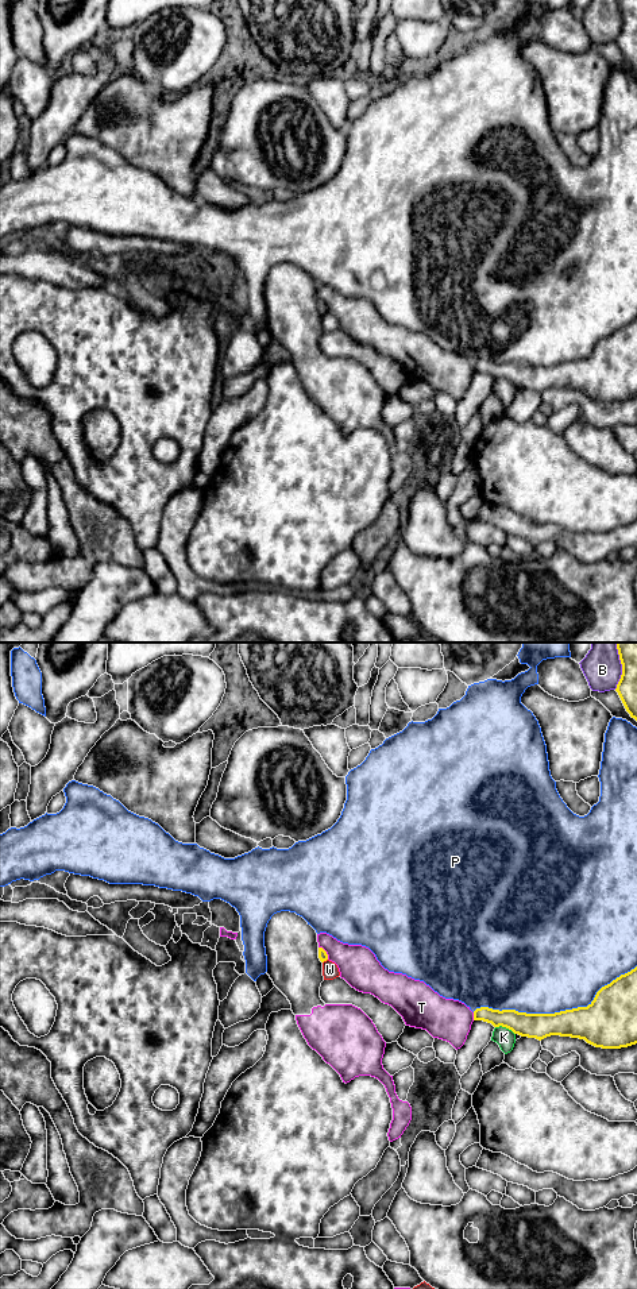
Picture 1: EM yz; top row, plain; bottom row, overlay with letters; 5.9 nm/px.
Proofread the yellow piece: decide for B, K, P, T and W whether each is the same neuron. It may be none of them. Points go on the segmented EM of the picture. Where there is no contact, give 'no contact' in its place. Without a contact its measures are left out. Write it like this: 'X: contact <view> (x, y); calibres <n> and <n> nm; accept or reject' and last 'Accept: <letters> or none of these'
B: contact yz (622, 666); calibres 130 and 220 nm; reject
K: contact yz (505, 1026); calibres 150 and 110 nm; reject
P: contact yz (555, 1012); calibres 240 and 500 nm; reject
T: contact yz (474, 1017); calibres 120 and 240 nm; reject
W: contact yz (324, 960); calibres 60 and 100 nm; reject
Accept: none of these

